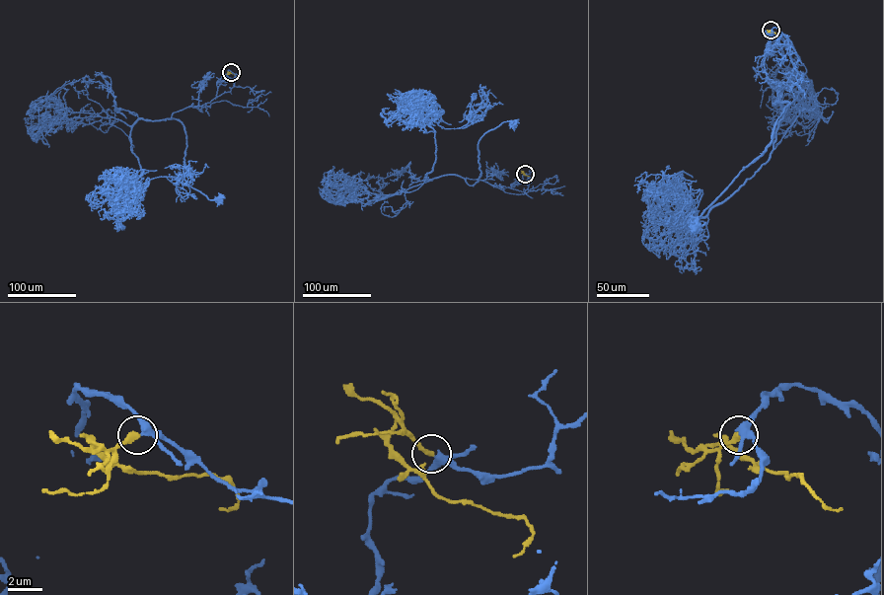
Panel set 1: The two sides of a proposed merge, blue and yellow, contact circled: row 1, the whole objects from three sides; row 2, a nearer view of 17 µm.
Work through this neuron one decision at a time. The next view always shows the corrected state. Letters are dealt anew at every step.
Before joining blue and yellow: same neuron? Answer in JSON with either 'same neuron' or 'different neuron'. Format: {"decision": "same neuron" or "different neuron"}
{"decision": "same neuron"}

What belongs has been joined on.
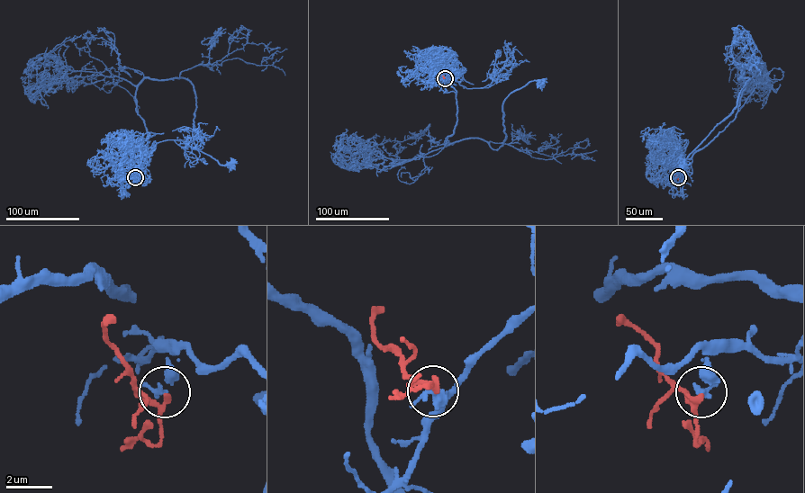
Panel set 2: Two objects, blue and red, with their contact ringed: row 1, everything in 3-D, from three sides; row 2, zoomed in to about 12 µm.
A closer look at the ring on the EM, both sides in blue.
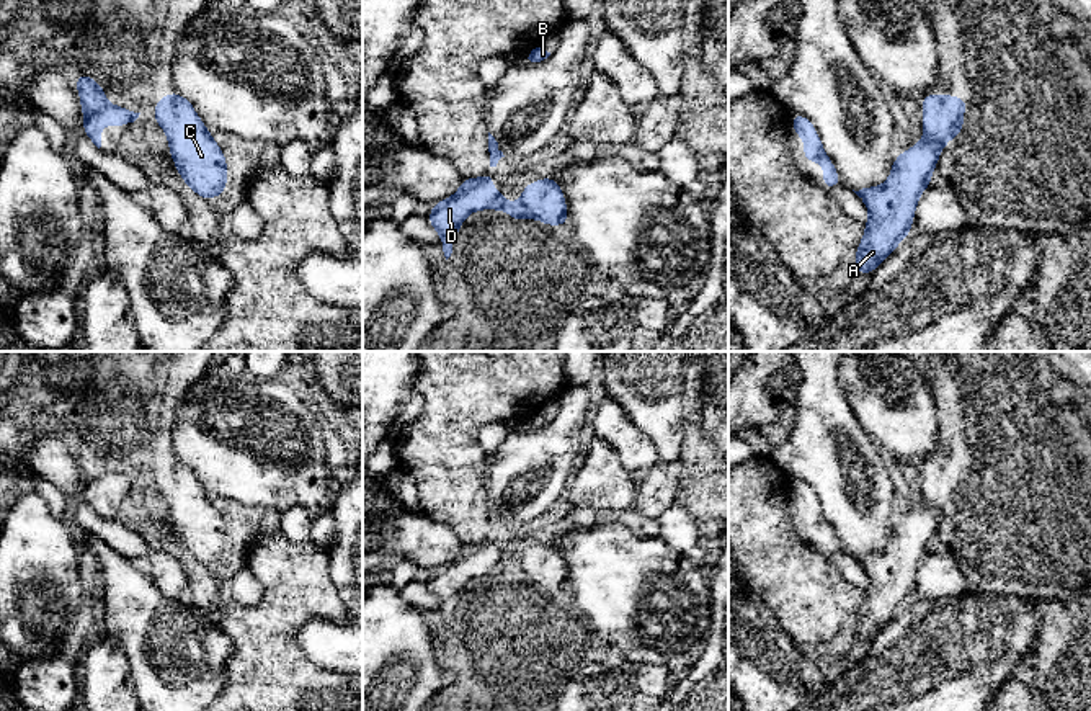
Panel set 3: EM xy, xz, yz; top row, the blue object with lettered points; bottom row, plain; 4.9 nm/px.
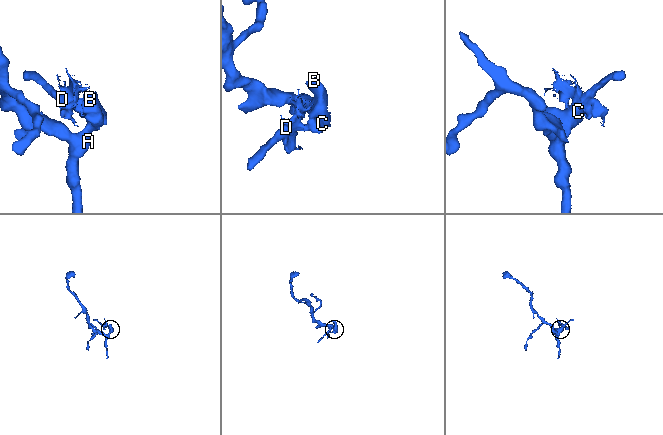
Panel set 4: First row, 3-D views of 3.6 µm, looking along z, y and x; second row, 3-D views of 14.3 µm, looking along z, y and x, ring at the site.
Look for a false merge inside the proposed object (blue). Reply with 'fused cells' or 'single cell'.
single cell

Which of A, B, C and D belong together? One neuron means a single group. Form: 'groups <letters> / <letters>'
groups A B C D

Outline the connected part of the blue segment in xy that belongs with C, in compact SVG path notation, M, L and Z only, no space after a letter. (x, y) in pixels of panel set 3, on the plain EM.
M176 456L162 463L152 477L168 503L176 538L203 566L220 562L227 554L227 525L189 466Z

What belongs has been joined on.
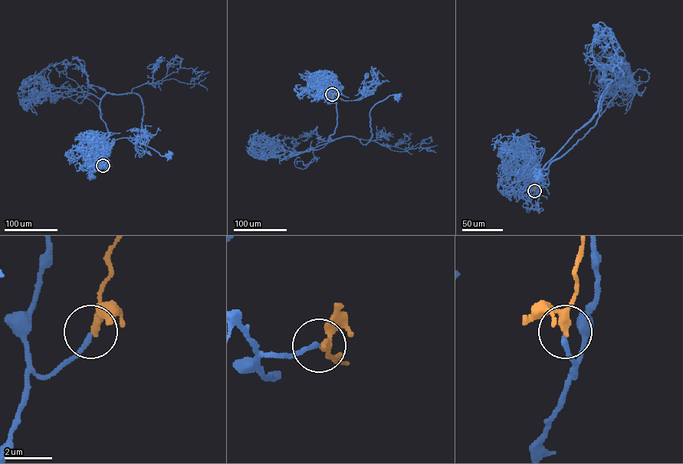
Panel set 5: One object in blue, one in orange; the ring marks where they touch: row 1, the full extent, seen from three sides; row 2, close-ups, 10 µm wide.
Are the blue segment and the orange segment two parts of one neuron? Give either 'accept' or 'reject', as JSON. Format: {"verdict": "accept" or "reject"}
{"verdict": "accept"}

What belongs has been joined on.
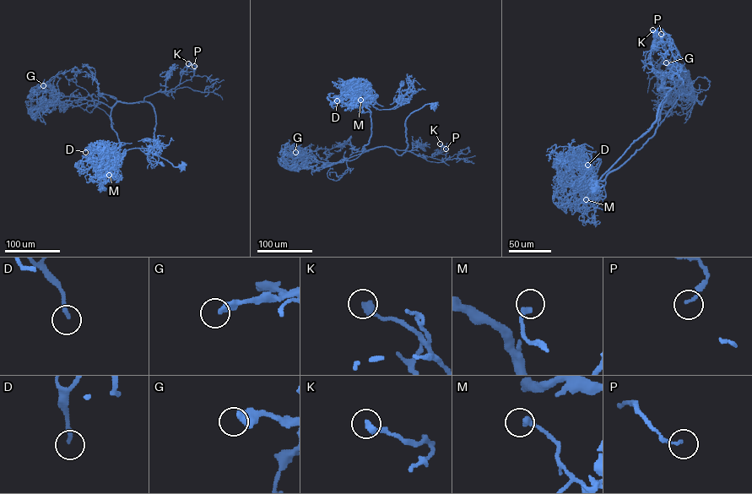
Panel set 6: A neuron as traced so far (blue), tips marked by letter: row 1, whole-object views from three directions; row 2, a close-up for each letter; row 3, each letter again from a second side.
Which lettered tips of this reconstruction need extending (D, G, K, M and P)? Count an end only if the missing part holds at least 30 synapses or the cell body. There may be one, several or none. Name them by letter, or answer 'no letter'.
D, G

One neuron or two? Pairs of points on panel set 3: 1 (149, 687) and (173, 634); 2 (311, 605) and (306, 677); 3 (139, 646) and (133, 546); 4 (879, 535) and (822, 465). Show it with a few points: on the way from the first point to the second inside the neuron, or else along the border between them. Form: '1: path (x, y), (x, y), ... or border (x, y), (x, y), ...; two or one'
1: path (162, 674), (173, 662), (173, 648); one
2: path (293, 623), (284, 631), (284, 656), (288, 659); one
3: border (97, 536), (128, 559); two
4: path (877, 494), (877, 465), (843, 424), (830, 425); one

